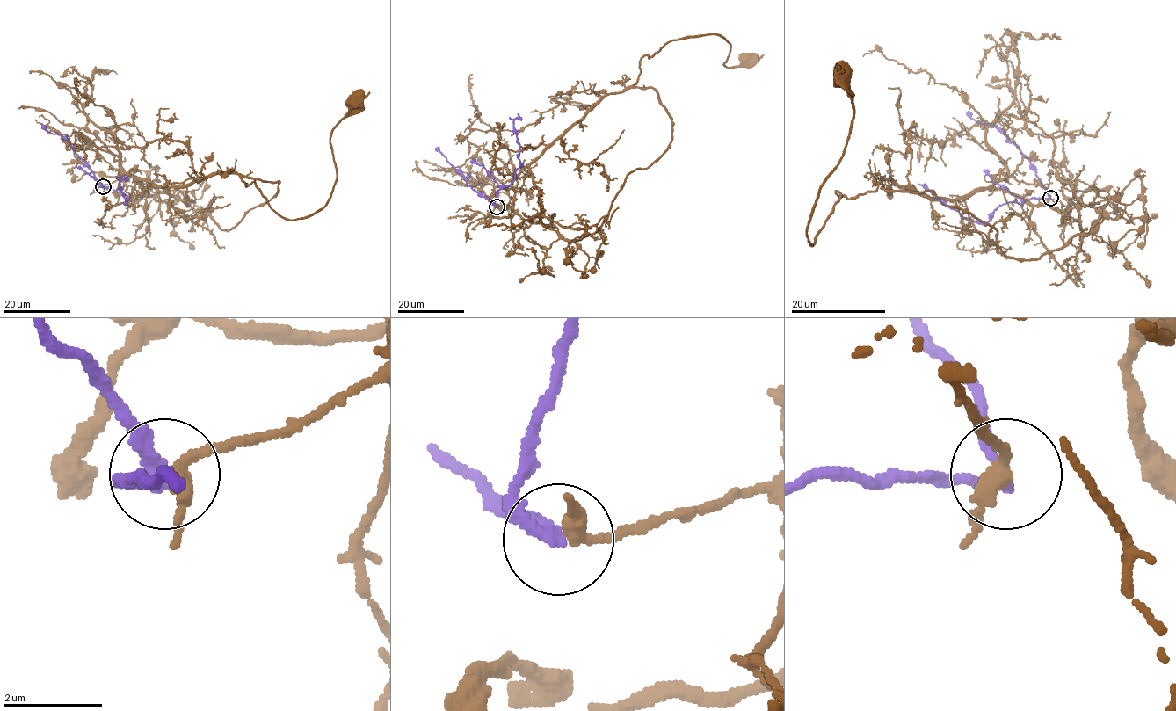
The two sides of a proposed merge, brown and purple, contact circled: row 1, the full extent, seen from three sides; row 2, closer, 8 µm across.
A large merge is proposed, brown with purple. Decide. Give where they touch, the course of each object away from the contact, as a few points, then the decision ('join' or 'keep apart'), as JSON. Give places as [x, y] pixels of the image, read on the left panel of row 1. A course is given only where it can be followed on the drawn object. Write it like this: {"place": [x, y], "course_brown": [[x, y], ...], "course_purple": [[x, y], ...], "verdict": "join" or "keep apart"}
{"place": [103, 186], "course_brown": [[104, 185], [123, 170], [180, 186], [236, 173], [278, 214], [308, 217], [337, 179], [333, 127], [356, 97]], "course_purple": [[103, 185], [100, 186], [121, 189], [127, 197], [125, 204], [119, 185], [124, 176]], "verdict": "keep apart"}

